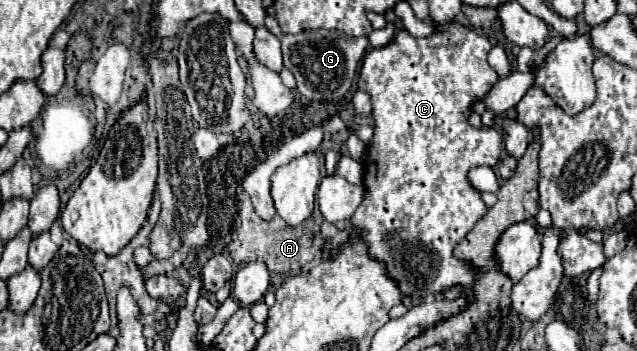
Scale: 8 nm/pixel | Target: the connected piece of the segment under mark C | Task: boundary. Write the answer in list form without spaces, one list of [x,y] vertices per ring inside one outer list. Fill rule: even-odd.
[[[452,20],[450,24],[442,26],[444,32],[438,32],[438,36],[430,36],[430,38],[412,38],[406,30],[398,32],[396,38],[382,46],[382,48],[374,48],[370,50],[366,56],[364,56],[364,62],[362,62],[362,70],[360,70],[360,76],[358,76],[358,88],[364,90],[366,94],[370,94],[372,98],[372,116],[374,116],[374,138],[366,150],[366,158],[364,158],[364,186],[366,186],[366,196],[356,212],[356,216],[352,218],[352,226],[360,230],[360,238],[364,238],[368,242],[368,248],[370,248],[370,256],[378,258],[378,260],[386,260],[386,266],[388,266],[388,272],[390,276],[394,276],[394,280],[398,280],[402,292],[406,296],[418,296],[418,298],[424,298],[426,294],[440,294],[444,288],[448,286],[454,286],[454,284],[472,284],[474,276],[476,276],[476,268],[462,262],[462,260],[456,260],[452,256],[452,250],[454,246],[472,230],[472,220],[480,220],[486,212],[486,204],[480,200],[480,194],[468,184],[466,180],[466,174],[470,168],[474,166],[482,166],[482,164],[488,164],[488,166],[496,166],[498,160],[500,160],[500,154],[502,154],[502,136],[496,128],[488,128],[488,130],[482,130],[482,128],[474,128],[468,124],[468,114],[470,114],[470,106],[472,102],[476,100],[482,100],[488,90],[498,82],[498,74],[494,68],[490,68],[490,64],[486,62],[486,56],[492,48],[492,44],[488,42],[488,38],[464,28],[460,22]],[[388,230],[396,230],[398,236],[394,236],[392,240],[384,240],[384,234]]]

